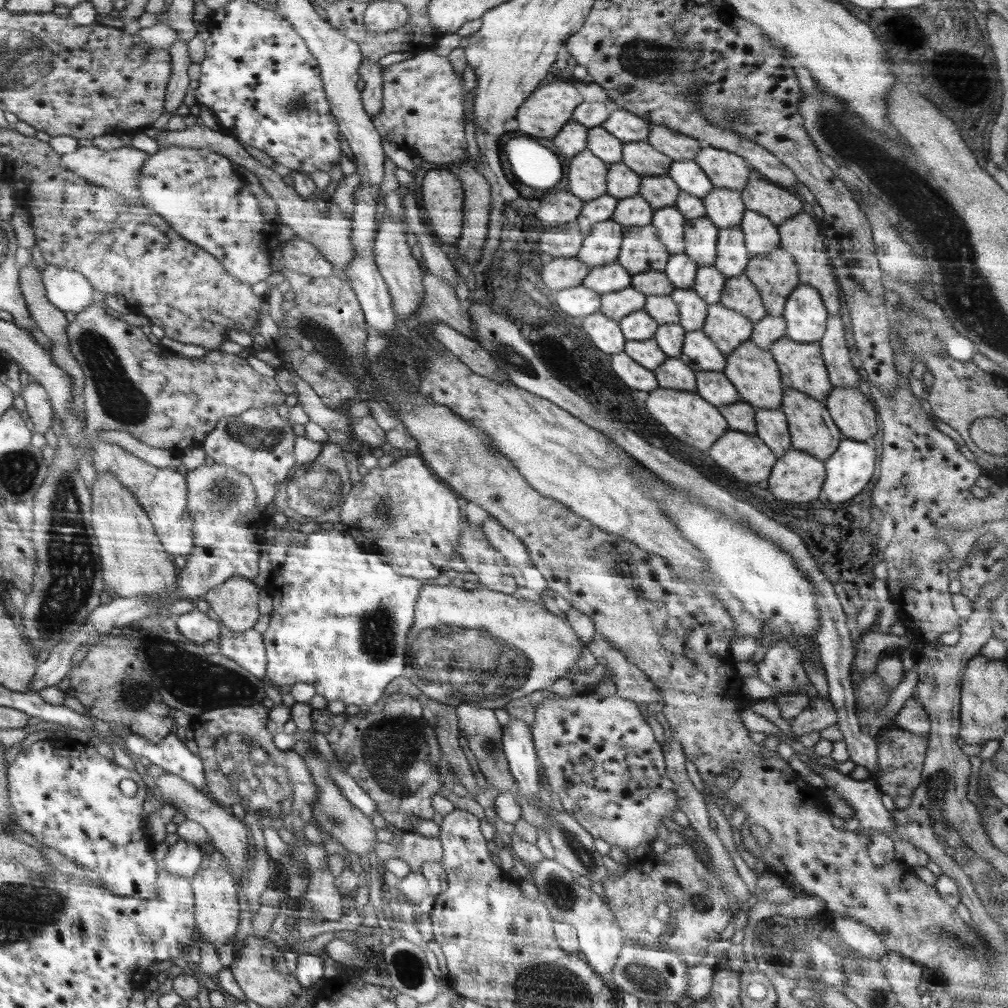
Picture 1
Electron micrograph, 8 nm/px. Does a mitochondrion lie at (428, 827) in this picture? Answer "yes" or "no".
no

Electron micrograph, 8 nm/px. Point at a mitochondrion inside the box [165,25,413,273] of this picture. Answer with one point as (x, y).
(296, 105)

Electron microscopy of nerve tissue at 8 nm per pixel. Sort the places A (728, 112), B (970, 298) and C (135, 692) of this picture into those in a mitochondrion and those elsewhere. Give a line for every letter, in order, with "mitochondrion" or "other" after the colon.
A: mitochondrion
B: mitochondrion
C: mitochondrion

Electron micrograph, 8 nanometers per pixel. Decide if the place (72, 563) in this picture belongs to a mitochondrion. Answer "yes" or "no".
yes

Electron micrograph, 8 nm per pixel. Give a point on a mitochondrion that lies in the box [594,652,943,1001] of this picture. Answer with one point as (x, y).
(685, 896)

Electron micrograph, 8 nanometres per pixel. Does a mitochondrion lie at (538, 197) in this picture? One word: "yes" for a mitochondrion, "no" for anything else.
no

